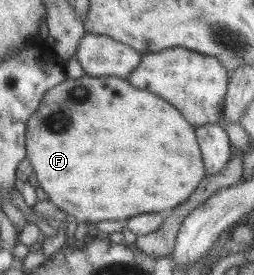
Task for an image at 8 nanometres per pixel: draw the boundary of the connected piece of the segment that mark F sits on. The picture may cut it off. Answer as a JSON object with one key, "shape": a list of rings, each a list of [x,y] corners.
{"shape":[[[80,75],[76,79],[66,77],[62,83],[44,92],[41,103],[36,111],[26,120],[26,137],[24,138],[25,157],[35,174],[40,190],[48,196],[47,200],[58,210],[70,216],[77,224],[83,222],[96,223],[100,221],[120,221],[146,212],[159,213],[165,209],[176,208],[184,203],[190,193],[205,177],[205,169],[201,160],[198,142],[195,138],[194,127],[190,125],[182,114],[172,107],[167,101],[150,93],[149,91],[132,87],[124,78],[103,75],[92,77],[91,75]]]}

